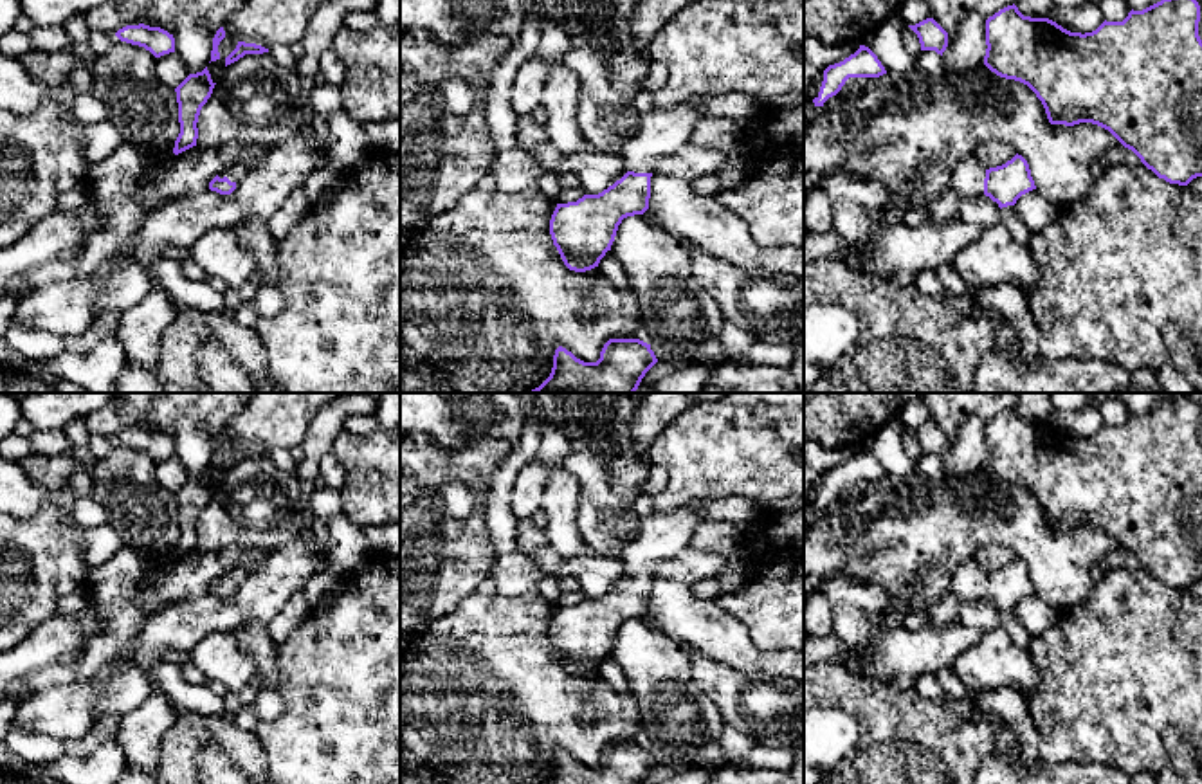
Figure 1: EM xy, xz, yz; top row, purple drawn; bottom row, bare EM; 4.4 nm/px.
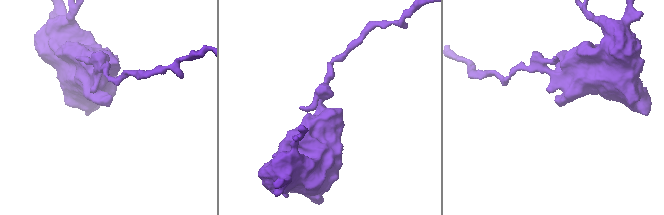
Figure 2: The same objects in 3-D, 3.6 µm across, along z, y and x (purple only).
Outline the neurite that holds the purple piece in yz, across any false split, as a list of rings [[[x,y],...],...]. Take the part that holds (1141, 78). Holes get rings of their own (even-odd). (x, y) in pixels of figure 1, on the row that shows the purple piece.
[[[1161,0],[1130,11],[1123,22],[1103,22],[1092,32],[1070,32],[1049,18],[1024,16],[1007,5],[986,20],[984,65],[1000,77],[1027,85],[1042,101],[1051,124],[1092,123],[1108,130],[1159,178],[1188,186],[1202,177],[1202,40],[1197,0]]]

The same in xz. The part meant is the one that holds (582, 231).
[[[694,99],[669,110],[643,112],[638,133],[620,150],[625,175],[598,195],[557,204],[550,234],[569,270],[598,267],[622,220],[649,209],[652,168],[690,142],[701,117]]]

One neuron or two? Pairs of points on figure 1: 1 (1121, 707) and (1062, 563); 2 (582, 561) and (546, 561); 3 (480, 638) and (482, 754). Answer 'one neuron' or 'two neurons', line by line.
1: two neurons
2: one neuron
3: one neuron

